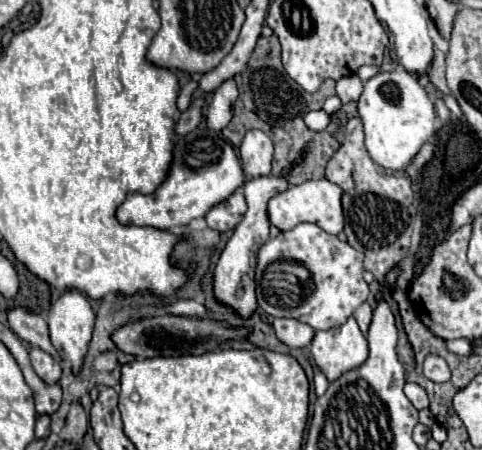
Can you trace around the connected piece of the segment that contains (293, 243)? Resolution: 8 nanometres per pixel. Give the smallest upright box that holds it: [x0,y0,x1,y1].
[256,223,370,329]

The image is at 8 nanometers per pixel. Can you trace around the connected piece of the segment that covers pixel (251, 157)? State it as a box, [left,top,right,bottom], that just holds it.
[240,129,274,177]

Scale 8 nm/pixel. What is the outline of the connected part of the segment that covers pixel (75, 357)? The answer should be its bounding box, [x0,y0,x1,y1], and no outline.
[48,289,94,373]

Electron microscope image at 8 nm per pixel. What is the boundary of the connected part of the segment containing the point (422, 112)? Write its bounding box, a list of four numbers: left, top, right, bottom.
[358,71,434,169]

